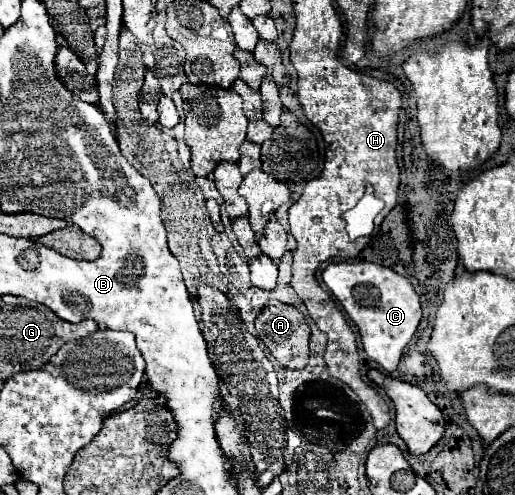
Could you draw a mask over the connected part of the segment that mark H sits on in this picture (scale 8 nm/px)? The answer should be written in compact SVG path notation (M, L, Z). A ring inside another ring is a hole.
M296 19L296 29L290 43L290 59L298 71L298 99L304 115L320 129L326 141L326 163L322 175L314 179L312 185L304 187L302 197L288 211L290 231L298 241L292 265L292 287L304 301L318 329L328 337L324 359L330 375L344 381L364 401L374 419L374 425L378 429L384 429L390 423L388 403L362 381L356 337L348 327L342 311L336 309L330 293L322 291L314 273L322 261L328 261L332 257L356 257L360 253L362 247L340 243L340 233L344 229L342 213L354 207L364 191L364 185L372 185L374 195L384 201L384 209L380 211L376 225L380 225L384 215L396 205L400 185L400 169L396 161L396 127L402 107L402 95L392 83L374 79L344 65L338 57L340 39L340 19Z

